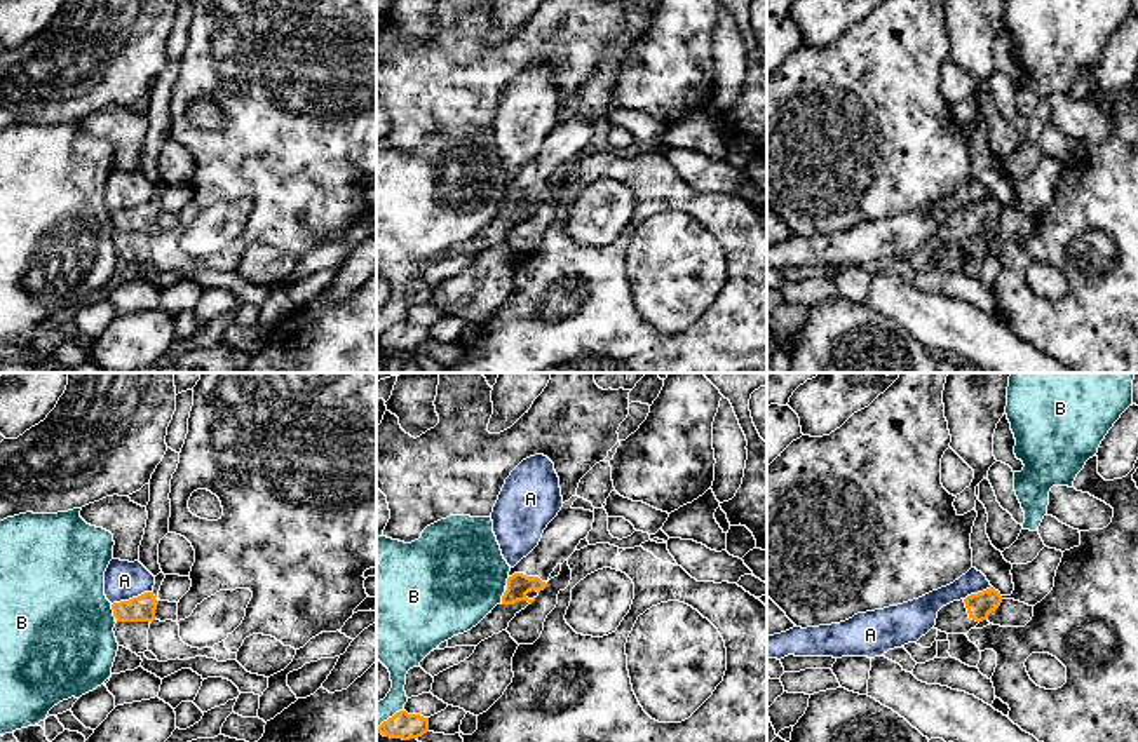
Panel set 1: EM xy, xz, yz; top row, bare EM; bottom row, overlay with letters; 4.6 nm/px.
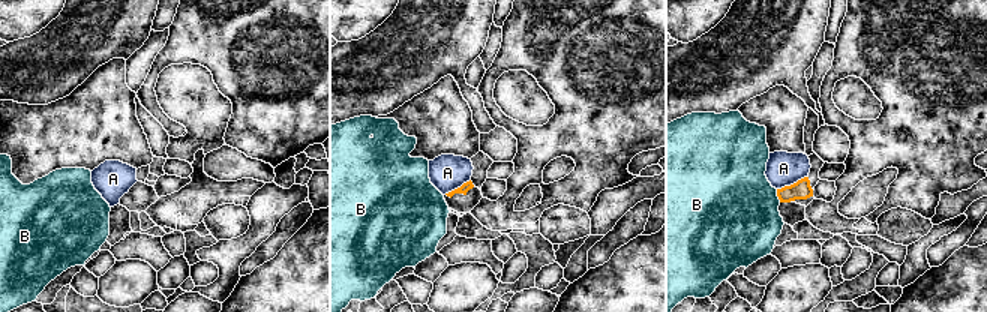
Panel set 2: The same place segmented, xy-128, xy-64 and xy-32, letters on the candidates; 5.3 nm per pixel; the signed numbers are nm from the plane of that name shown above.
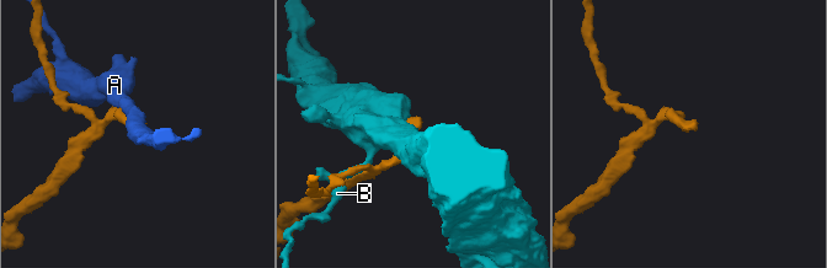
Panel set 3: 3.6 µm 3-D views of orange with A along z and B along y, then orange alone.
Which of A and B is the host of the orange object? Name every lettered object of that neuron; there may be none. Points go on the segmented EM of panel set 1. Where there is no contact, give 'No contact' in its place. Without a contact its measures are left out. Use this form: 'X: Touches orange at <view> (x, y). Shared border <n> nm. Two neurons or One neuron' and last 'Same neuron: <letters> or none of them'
A: Touches orange at xy (133, 598). Shared border 200 nm. Two neurons
B: Touches orange at xy (114, 612). Shared border 70 nm. Two neurons
Same neuron: none of them

